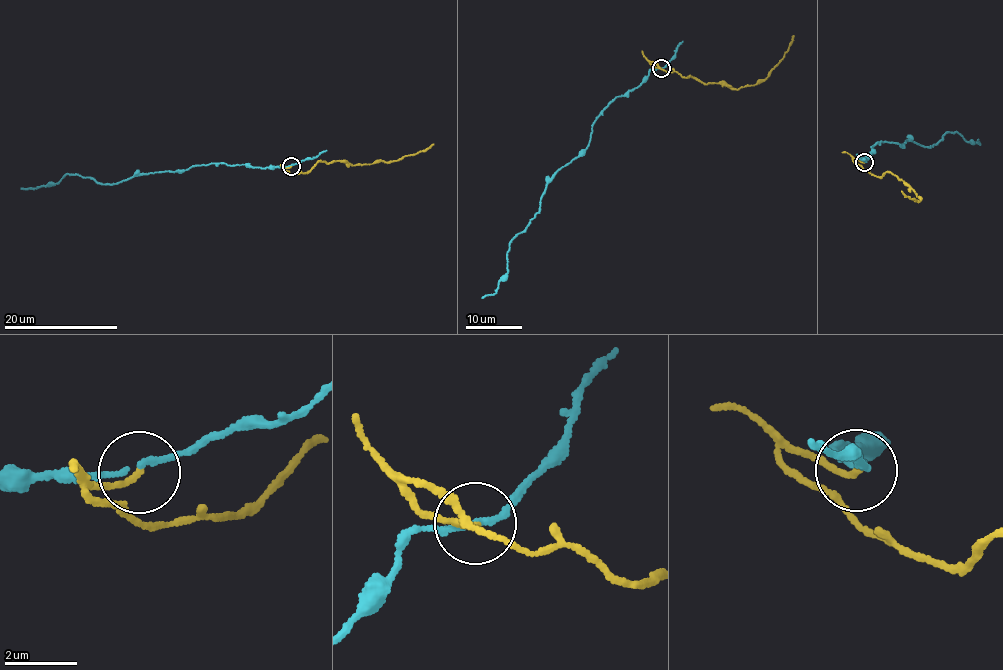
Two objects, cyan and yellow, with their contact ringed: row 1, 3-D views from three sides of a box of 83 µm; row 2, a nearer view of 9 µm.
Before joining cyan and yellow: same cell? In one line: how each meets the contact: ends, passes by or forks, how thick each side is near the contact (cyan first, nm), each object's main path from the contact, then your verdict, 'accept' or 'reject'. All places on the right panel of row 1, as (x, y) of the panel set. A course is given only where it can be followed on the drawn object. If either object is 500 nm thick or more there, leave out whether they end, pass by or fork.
cyan passes by; yellow ends there; 130 nm thick on the cyan side, 150 nm on the other; cyan runs (865, 161), (880, 140), (900, 146), (910, 138), (929, 147), (956, 131), (968, 142), (980, 144), (978, 139); yellow runs (865, 161), (855, 161), (879, 177), (887, 172), (906, 184), (921, 199), (918, 202), (902, 191); reject

